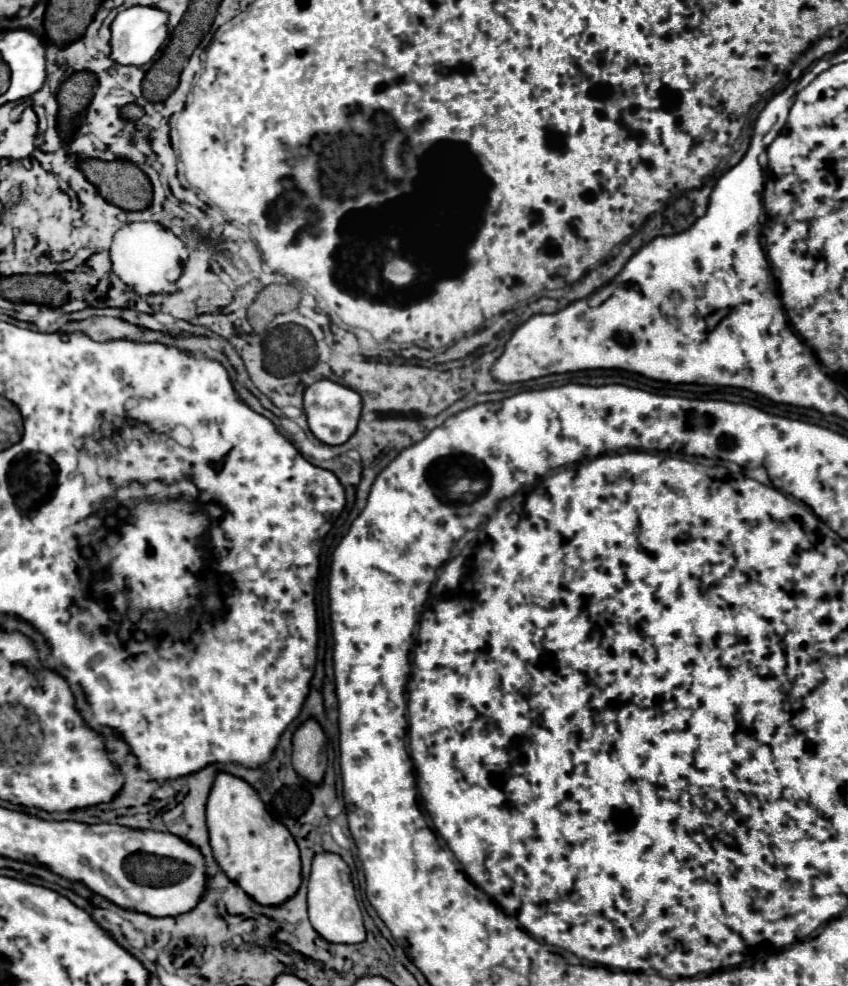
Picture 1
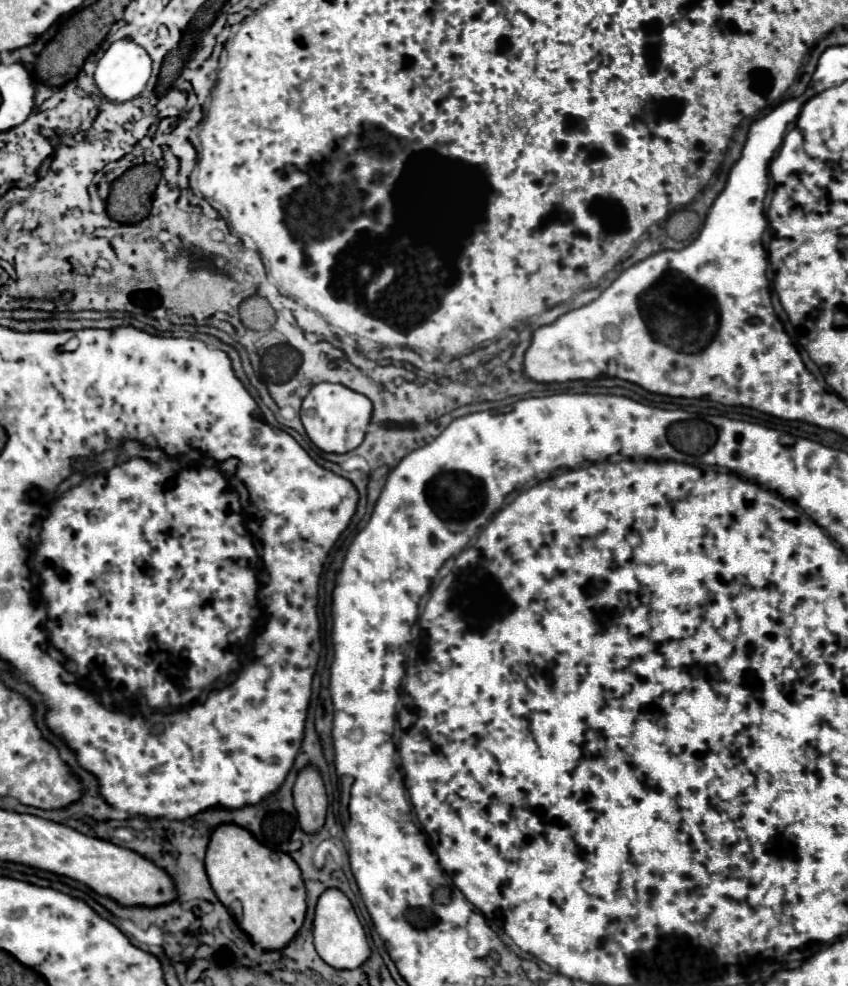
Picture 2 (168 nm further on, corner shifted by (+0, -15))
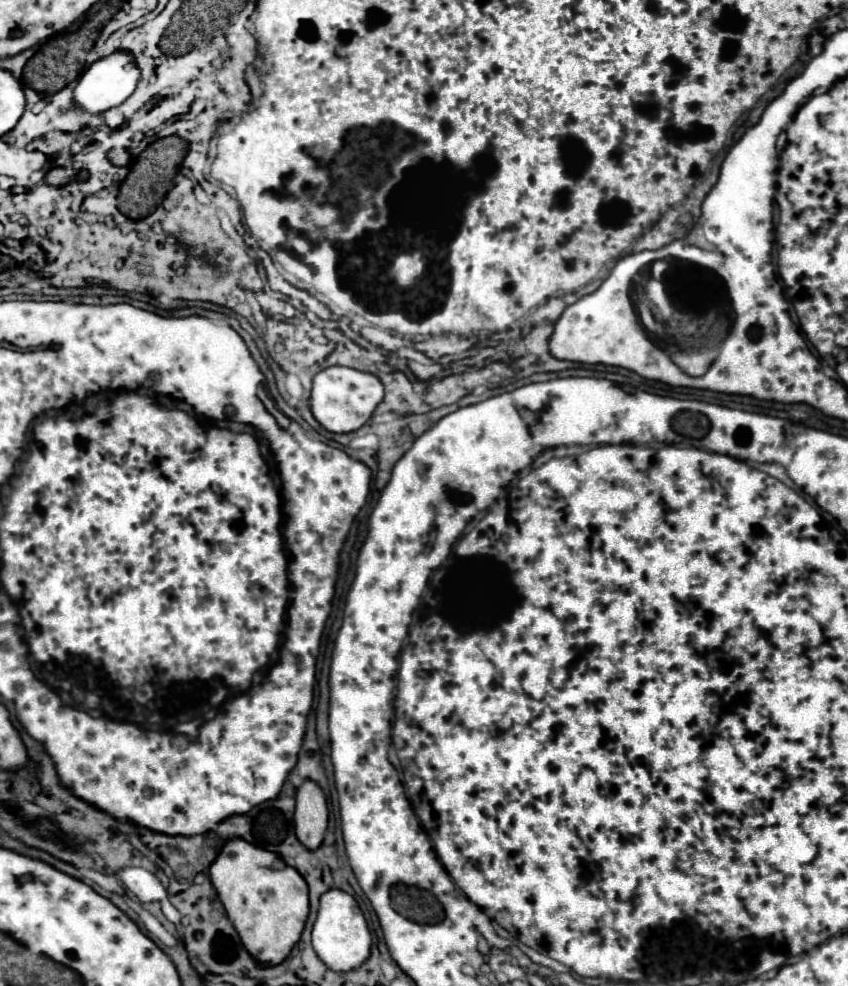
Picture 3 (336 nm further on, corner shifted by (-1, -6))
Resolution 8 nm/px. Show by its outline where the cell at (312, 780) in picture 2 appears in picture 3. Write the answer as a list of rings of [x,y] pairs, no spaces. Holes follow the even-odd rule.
[[[306,780],[296,794],[296,814],[294,814],[296,838],[308,850],[318,850],[328,826],[328,806],[320,786]]]

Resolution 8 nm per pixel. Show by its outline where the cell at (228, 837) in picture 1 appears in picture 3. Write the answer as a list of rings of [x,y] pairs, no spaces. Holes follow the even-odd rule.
[[[230,840],[210,866],[210,880],[252,958],[262,966],[284,962],[300,940],[310,912],[308,886],[298,870],[280,862],[278,856],[268,850],[244,840]]]

